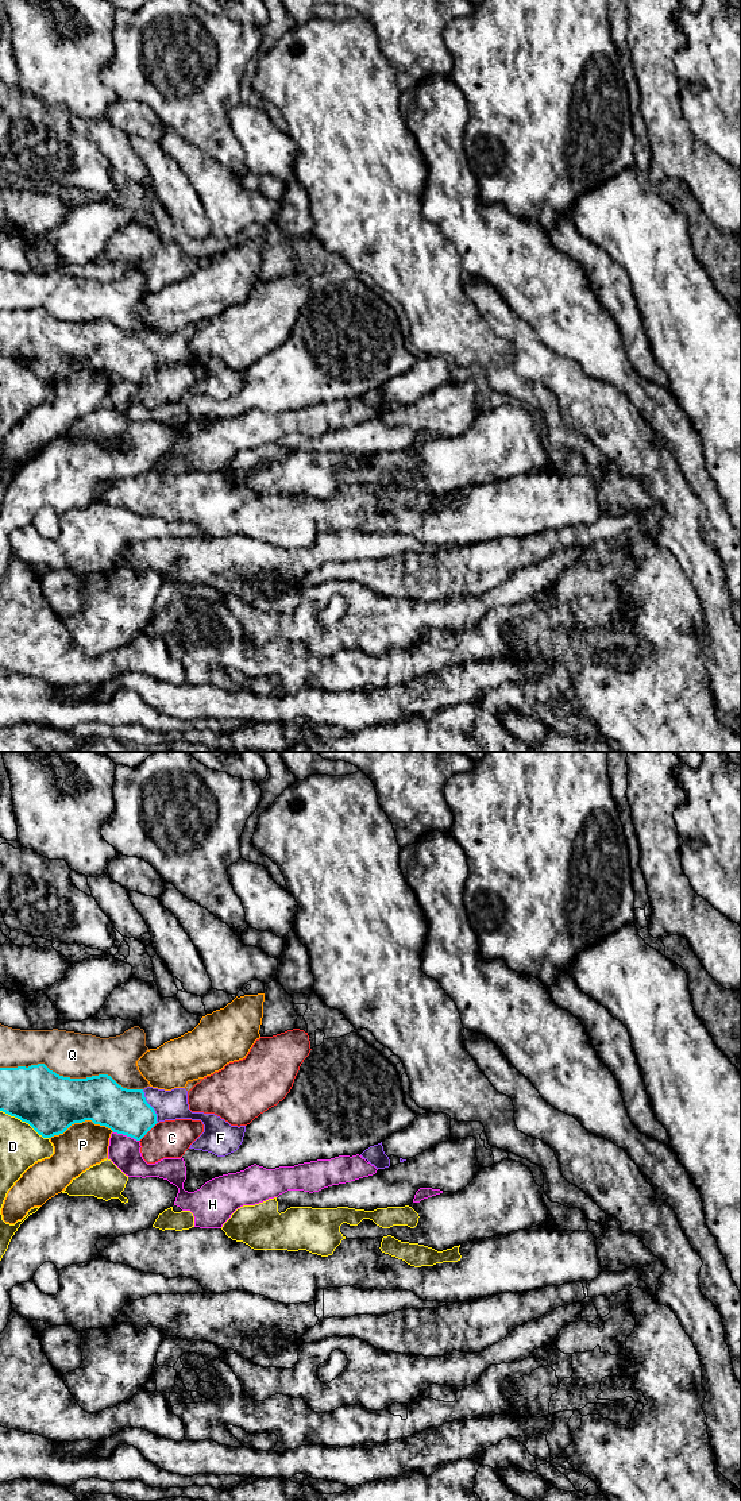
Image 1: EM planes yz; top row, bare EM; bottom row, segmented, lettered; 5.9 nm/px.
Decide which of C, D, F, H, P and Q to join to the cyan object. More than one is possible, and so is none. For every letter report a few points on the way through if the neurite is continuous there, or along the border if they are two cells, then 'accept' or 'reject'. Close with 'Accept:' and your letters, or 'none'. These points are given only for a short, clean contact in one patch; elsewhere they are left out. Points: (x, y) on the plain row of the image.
C: border along yz (157, 366), (139, 385); reject
D: reject
F: runs through yz (124, 355), (138, 355), (150, 350), (172, 348); accept
H: reject
P: reject
Q: reject
Accept: F

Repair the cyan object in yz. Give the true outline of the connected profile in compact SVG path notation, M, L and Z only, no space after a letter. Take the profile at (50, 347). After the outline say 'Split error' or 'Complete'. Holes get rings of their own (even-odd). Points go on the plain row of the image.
M45 308L18 312L0 312L0 355L28 367L43 382L63 378L72 369L92 364L113 377L140 385L157 367L175 363L201 364L204 377L189 393L225 401L239 393L246 370L231 370L215 358L192 356L188 348L188 335L171 335L147 331L127 333L111 320L99 319L86 323L70 323L57 319Z. Split error

